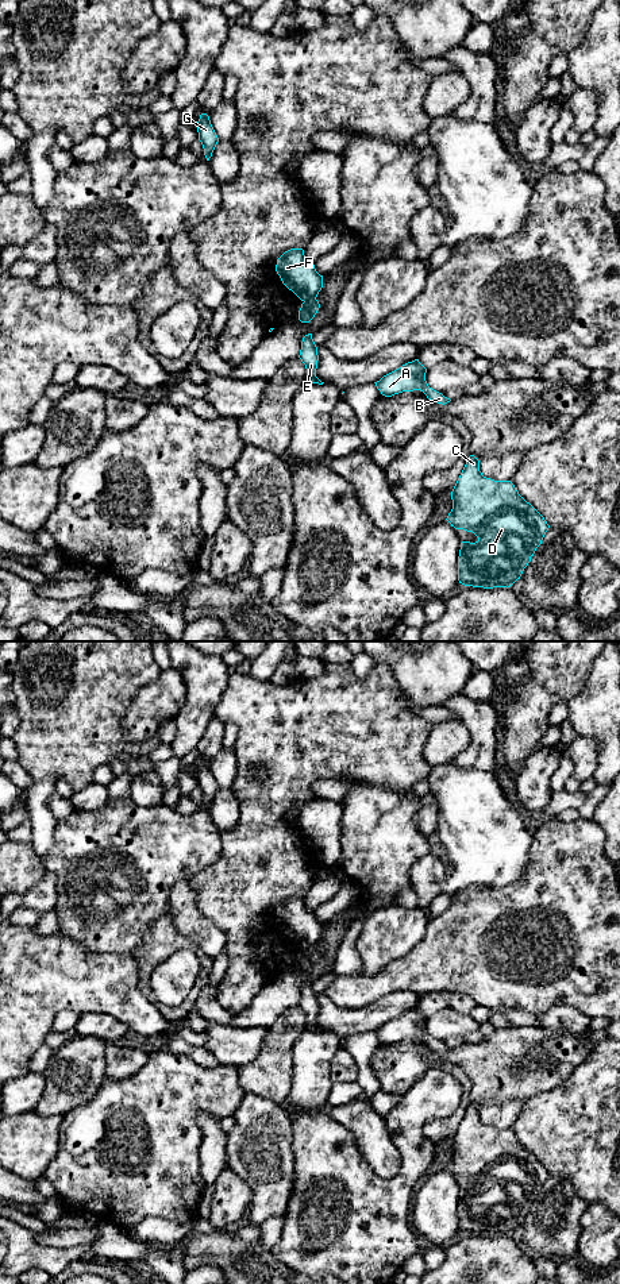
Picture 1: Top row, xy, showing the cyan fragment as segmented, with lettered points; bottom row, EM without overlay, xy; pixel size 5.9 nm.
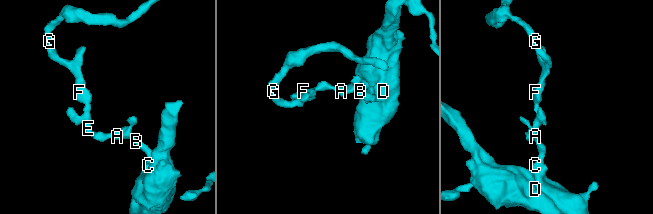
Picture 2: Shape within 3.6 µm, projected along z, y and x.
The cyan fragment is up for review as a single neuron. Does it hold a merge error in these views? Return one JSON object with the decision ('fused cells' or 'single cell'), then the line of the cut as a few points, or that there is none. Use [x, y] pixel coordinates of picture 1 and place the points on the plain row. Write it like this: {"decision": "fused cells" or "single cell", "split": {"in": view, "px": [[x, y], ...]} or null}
{"decision": "fused cells", "split": {"in": "xy", "px": [[315, 945], [304, 949]]}}

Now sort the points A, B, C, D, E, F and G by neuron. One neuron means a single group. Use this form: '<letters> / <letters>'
A B C D E / F G

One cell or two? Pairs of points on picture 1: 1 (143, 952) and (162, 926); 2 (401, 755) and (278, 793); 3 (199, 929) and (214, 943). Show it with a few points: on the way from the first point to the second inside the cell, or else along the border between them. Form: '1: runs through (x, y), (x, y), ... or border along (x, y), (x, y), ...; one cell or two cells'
1: runs through (150, 945), (162, 933); one cell
2: runs through (370, 755), (316, 755), (310, 762); one cell
3: runs through (203, 932), (210, 939); one cell

